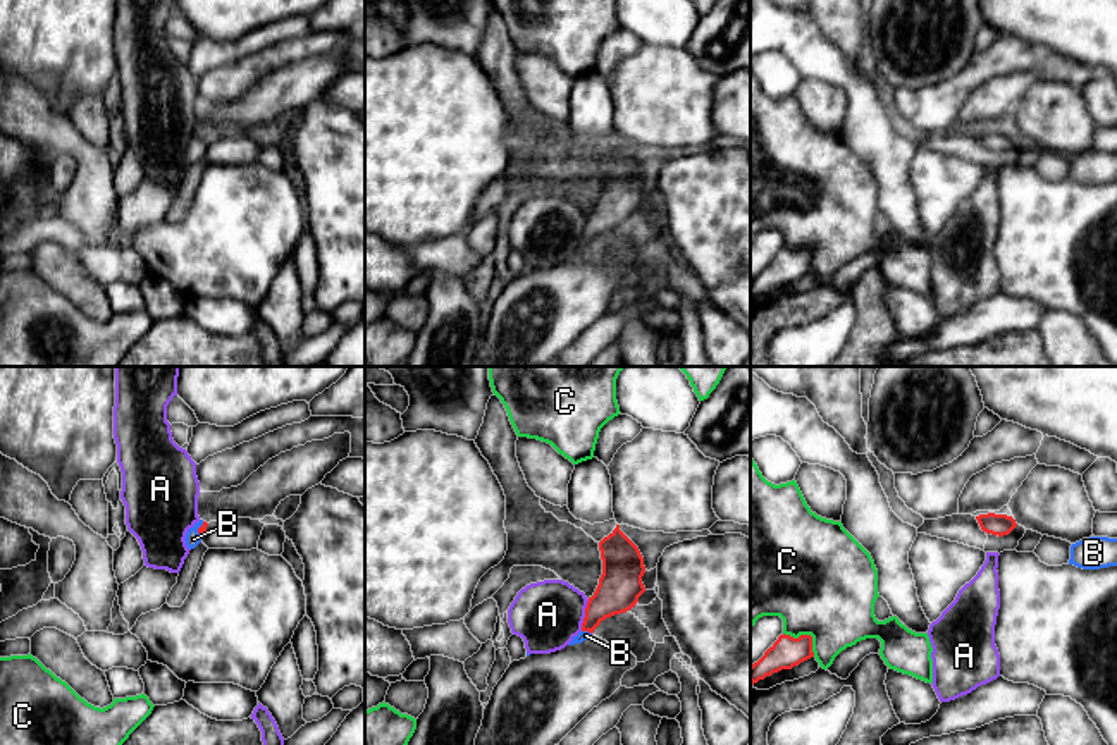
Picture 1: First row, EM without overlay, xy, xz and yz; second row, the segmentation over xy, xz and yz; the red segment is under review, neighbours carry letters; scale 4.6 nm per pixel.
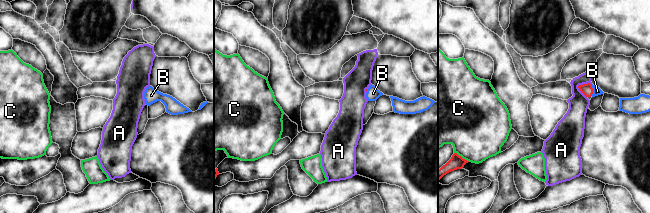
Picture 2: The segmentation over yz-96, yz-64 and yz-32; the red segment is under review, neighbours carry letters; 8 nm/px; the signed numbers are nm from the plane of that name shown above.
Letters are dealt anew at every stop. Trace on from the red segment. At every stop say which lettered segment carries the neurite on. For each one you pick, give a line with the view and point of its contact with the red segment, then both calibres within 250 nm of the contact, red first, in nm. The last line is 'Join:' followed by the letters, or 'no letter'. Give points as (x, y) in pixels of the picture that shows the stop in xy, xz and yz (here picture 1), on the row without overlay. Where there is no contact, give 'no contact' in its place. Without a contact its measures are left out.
B: contact xy (198, 145); calibres 40 and 70 nm
Join: B

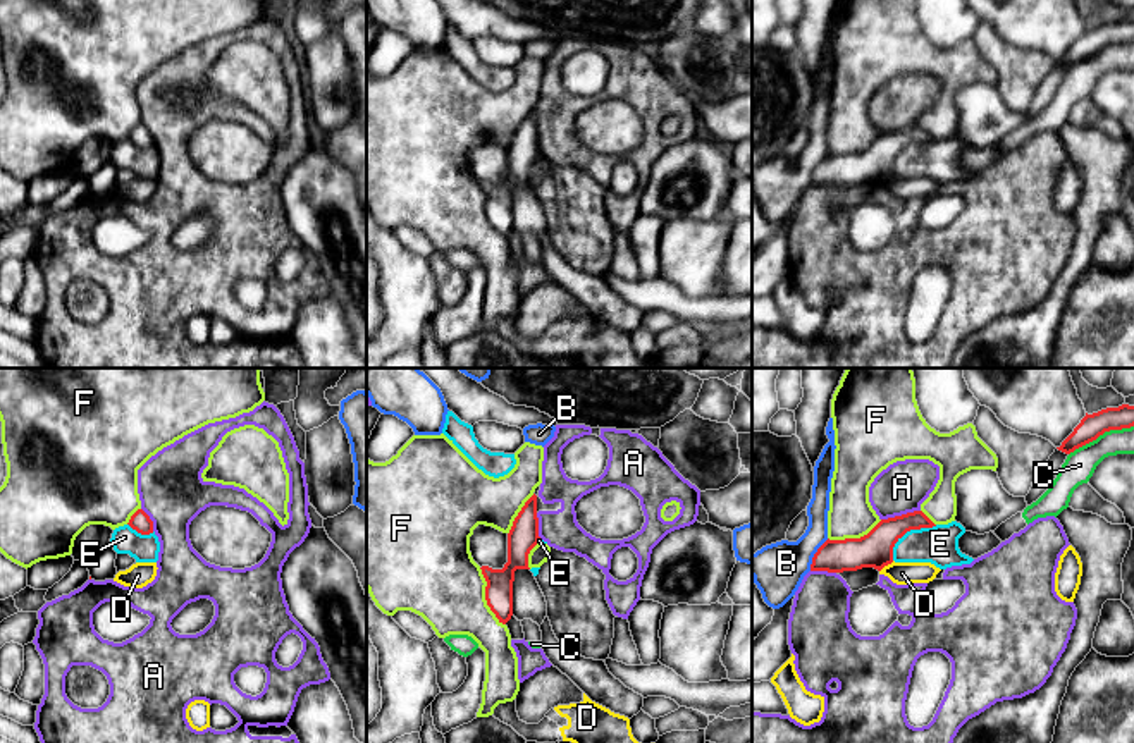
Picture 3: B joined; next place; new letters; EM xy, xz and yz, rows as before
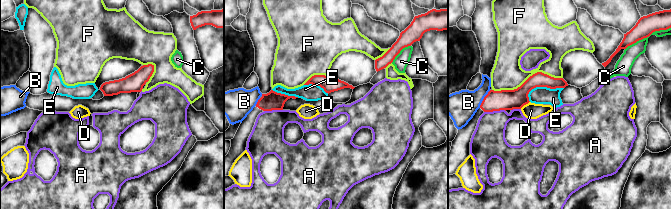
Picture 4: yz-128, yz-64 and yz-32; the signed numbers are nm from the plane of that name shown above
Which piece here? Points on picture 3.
Join: no letter

